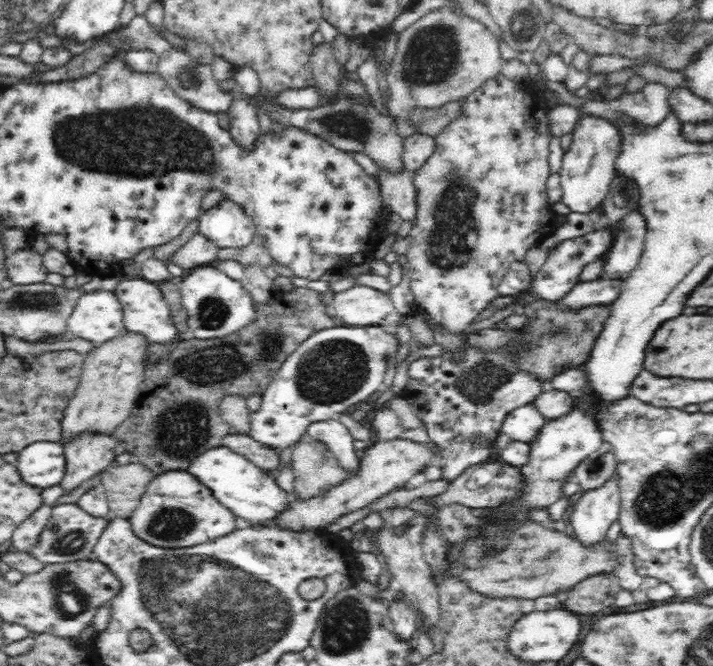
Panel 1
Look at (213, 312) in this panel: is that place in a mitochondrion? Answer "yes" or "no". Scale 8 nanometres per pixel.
yes

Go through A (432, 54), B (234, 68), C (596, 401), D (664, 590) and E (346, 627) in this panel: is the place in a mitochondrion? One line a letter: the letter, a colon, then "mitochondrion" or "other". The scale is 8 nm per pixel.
A: mitochondrion
B: other
C: other
D: other
E: mitochondrion

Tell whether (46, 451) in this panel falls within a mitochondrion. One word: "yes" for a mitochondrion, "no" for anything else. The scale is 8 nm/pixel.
no

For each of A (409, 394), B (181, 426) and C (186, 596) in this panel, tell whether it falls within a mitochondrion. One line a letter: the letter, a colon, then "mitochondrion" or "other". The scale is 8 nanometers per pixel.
A: other
B: mitochondrion
C: mitochondrion

